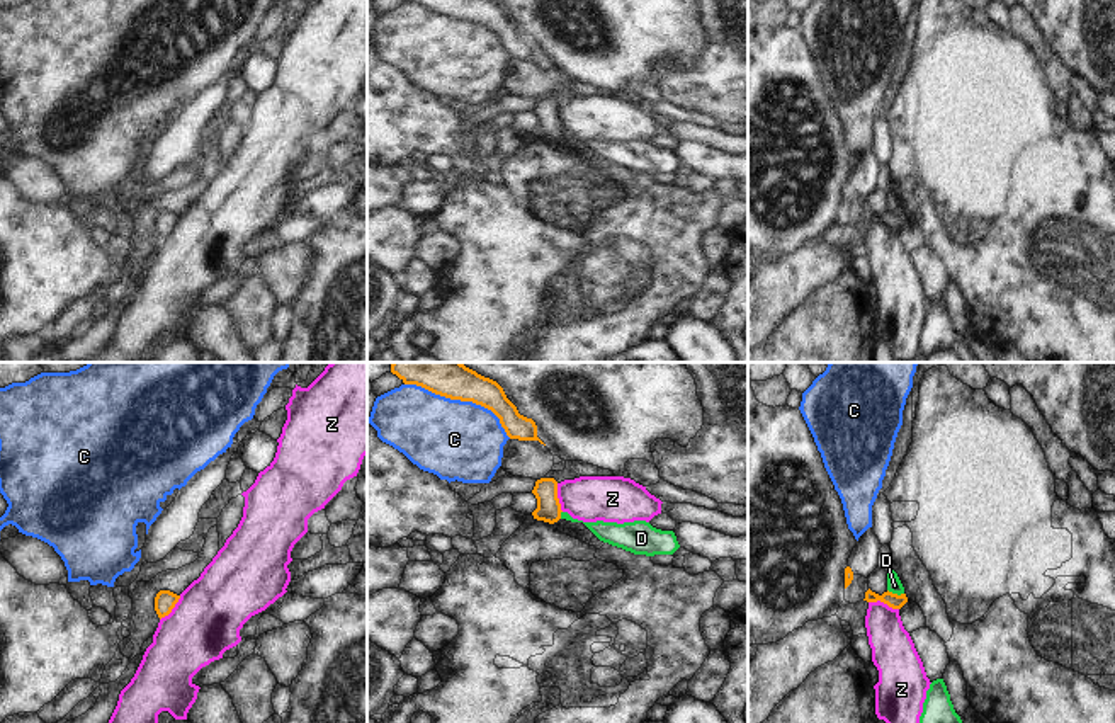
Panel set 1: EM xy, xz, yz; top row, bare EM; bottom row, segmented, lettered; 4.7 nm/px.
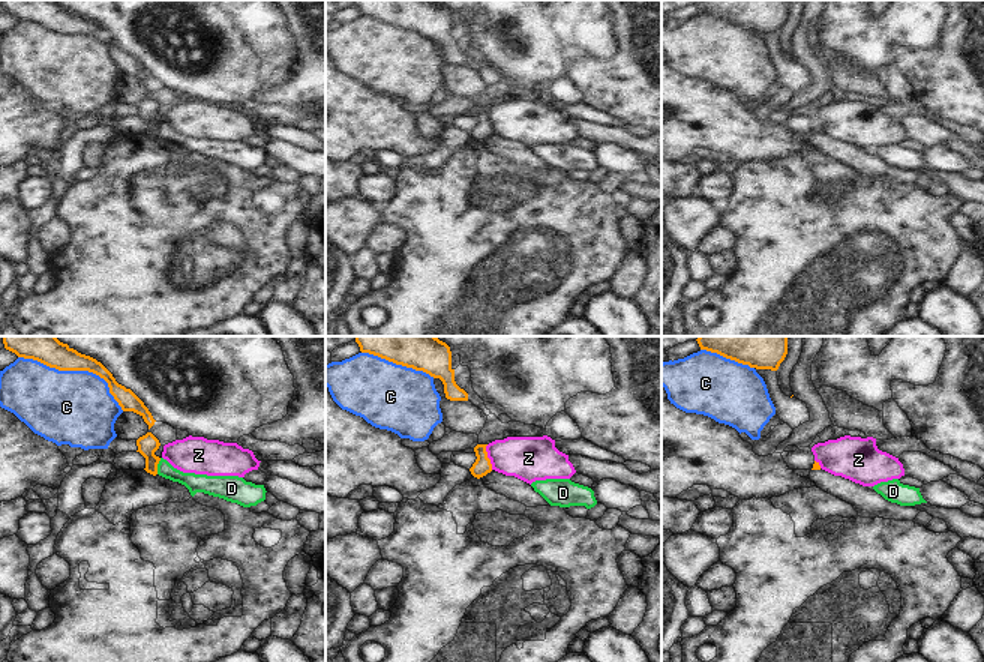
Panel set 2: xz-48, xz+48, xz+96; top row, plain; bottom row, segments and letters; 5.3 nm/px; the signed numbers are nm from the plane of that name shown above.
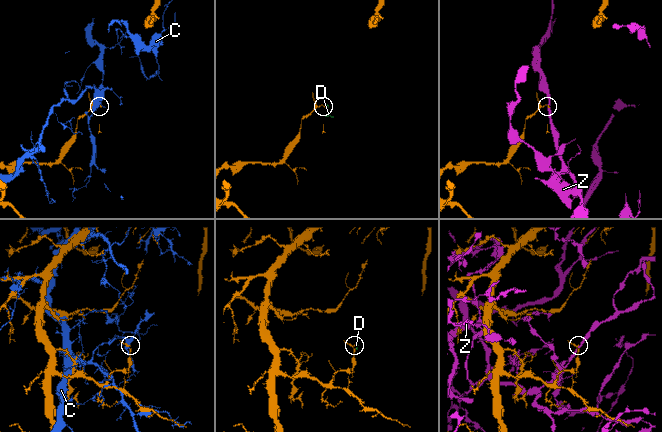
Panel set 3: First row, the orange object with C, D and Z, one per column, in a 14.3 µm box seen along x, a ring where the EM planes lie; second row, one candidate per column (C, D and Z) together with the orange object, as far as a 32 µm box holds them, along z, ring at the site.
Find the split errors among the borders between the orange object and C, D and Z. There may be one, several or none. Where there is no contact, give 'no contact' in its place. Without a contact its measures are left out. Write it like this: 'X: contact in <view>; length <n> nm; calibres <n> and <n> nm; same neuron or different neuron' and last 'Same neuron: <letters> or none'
C: contact in xz; length 550 nm; calibres 130 and 380 nm; different neuron
D: contact in yz; length 80 nm; calibres 70 and 70 nm; different neuron
Z: contact in yz; length 150 nm; calibres 70 and 200 nm; different neuron
Same neuron: none

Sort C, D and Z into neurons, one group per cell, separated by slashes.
C / D / Z

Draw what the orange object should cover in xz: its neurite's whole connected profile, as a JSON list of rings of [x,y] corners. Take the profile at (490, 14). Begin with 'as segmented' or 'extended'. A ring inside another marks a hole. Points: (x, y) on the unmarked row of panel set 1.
as segmented; [[[403,0],[405,3],[422,5],[435,14],[473,20],[491,29],[510,58],[539,60],[537,44],[532,37],[518,32],[517,26],[507,17],[496,0]]]

